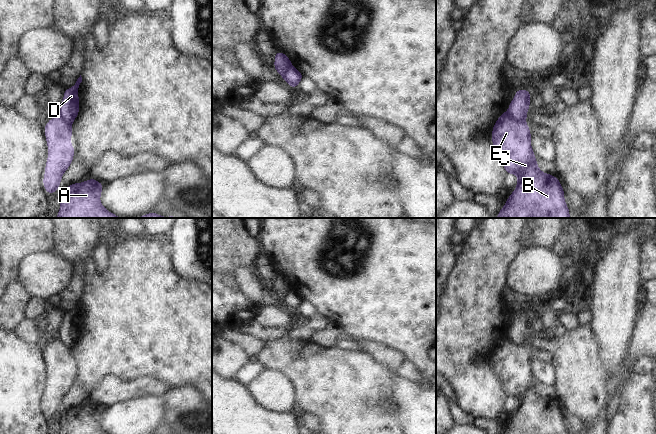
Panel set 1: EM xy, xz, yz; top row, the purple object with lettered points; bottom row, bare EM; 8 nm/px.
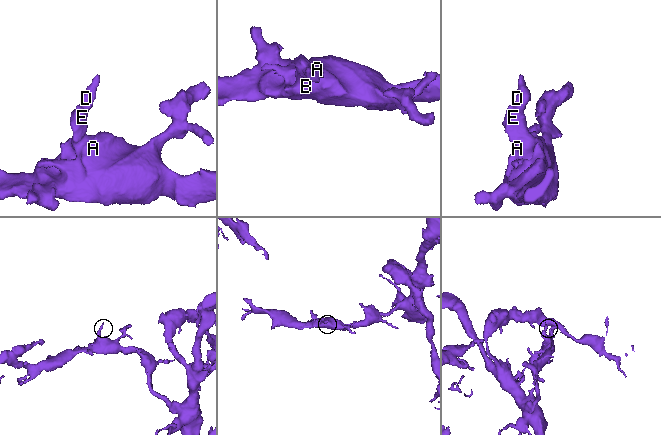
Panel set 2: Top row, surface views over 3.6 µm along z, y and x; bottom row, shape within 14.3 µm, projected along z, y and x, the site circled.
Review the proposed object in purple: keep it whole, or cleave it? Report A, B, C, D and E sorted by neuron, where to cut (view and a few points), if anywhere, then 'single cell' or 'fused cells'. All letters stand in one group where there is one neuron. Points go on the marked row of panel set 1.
groups A B C E / D; cut yz (508, 110), (512, 116), (524, 121); fused cells

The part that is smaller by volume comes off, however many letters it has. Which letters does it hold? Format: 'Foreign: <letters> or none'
Foreign: D

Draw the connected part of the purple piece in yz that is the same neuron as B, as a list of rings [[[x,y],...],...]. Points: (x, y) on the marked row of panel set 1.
[[[508,111],[499,115],[492,128],[492,145],[502,160],[507,174],[516,174],[517,186],[496,218],[570,218],[565,192],[556,176],[543,173],[531,146],[531,131],[525,121],[517,120]]]

